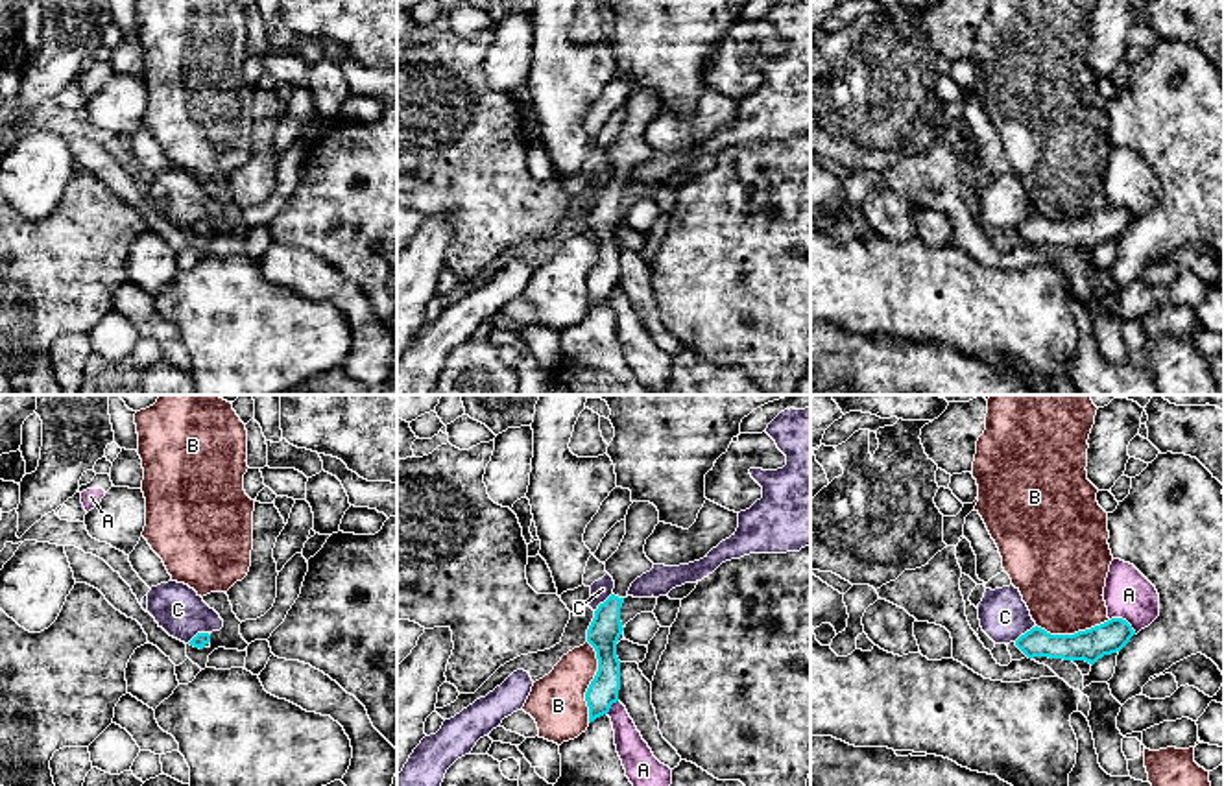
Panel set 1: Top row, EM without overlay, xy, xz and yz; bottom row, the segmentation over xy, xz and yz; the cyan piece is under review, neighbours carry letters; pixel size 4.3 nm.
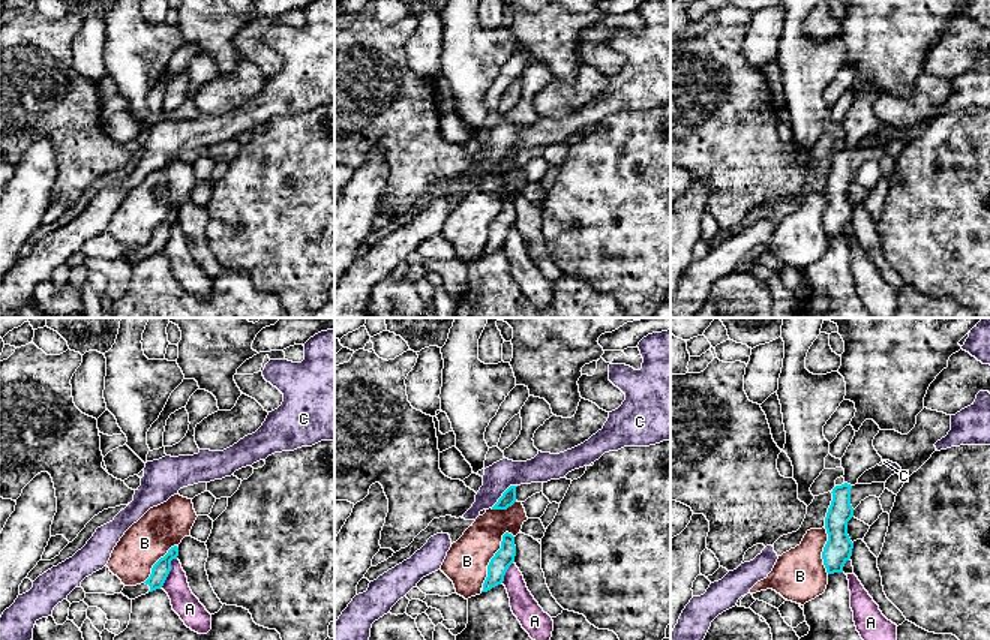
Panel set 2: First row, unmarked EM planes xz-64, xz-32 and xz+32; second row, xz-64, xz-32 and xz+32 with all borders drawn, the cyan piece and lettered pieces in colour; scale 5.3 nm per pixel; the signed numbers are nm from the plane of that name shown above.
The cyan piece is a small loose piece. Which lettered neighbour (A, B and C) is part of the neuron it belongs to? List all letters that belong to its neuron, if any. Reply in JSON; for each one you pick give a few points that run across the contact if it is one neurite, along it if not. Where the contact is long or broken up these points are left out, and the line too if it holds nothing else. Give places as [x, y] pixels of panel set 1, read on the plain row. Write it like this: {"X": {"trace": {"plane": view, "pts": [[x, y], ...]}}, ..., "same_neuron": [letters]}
{"same_neuron": []}

